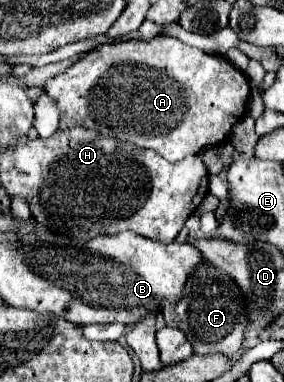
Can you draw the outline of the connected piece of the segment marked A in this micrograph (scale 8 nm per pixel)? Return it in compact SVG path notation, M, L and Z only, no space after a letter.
M157 36L149 42L131 40L97 46L95 50L87 52L85 58L69 66L69 70L49 78L43 88L51 100L55 100L61 112L59 130L79 124L99 132L101 136L111 136L145 150L155 150L169 162L181 162L189 154L221 145L231 134L233 126L247 112L247 100L251 94L245 74L225 58L205 54L199 48L187 46L181 40L169 36Z

